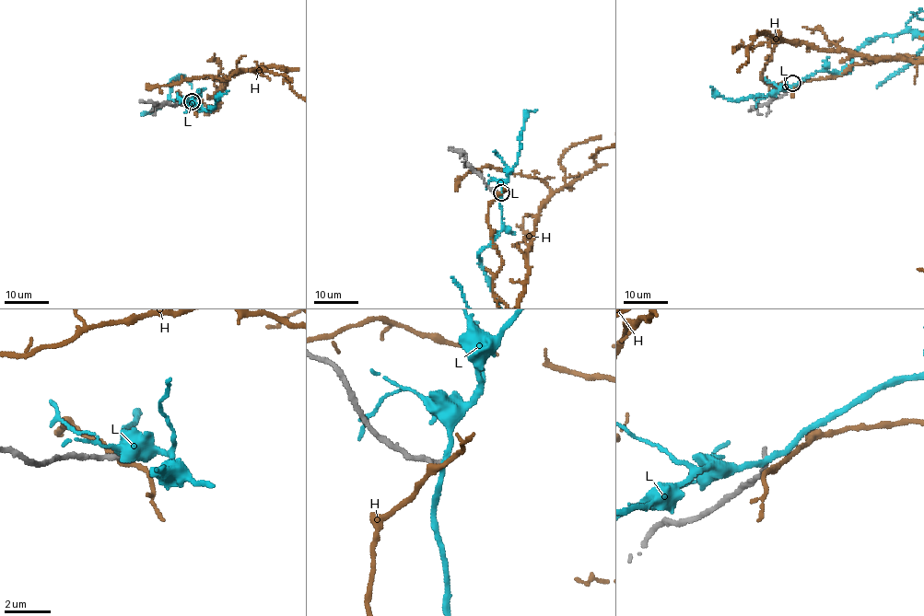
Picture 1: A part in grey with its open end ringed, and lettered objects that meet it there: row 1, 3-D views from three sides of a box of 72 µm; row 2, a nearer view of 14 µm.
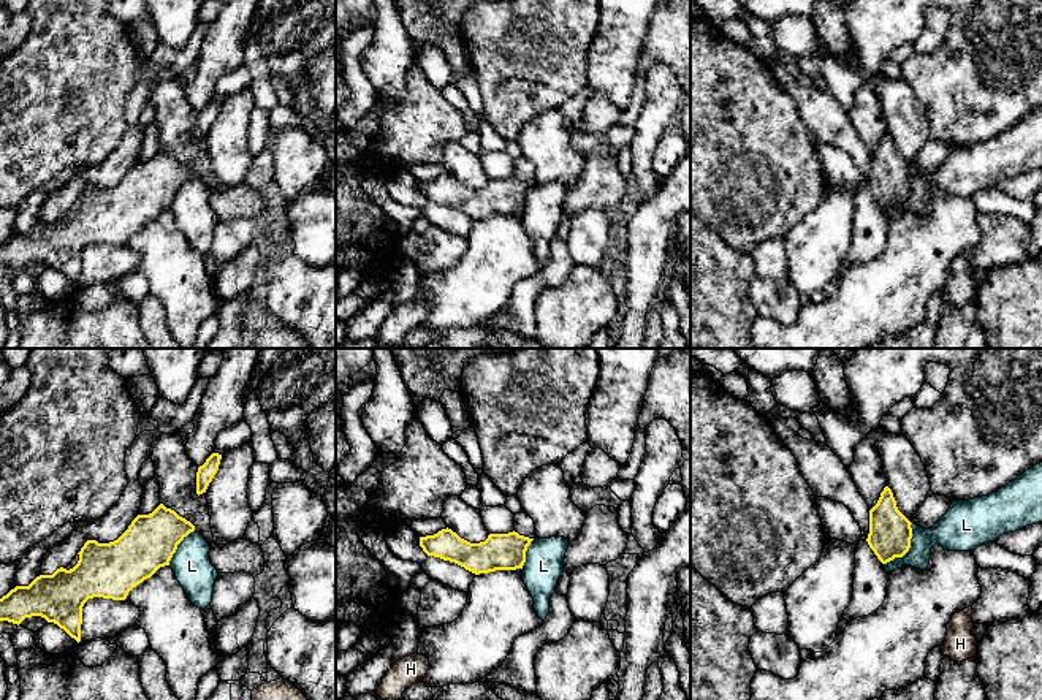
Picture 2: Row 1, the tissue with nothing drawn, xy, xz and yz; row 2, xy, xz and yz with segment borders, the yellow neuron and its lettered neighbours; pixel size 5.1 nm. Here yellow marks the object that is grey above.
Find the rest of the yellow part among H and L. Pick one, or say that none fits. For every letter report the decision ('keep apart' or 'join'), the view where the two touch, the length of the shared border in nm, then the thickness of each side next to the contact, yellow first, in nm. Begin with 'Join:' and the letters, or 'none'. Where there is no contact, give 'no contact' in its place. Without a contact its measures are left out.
Join: none
H: keep apart; no contact
L: keep apart; meets yellow in yz; contact 260 nm long; 220 nm thick on the yellow side, 200 nm on the other

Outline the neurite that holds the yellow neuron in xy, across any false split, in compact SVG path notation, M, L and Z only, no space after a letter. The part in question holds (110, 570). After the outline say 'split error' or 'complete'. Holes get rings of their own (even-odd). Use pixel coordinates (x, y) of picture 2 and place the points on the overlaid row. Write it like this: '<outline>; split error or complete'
M160 504L149 515L138 515L128 529L114 542L87 540L78 564L52 575L40 575L29 586L16 586L0 599L0 621L21 624L25 618L41 616L57 624L78 643L81 641L82 607L89 599L125 600L128 592L150 578L160 567L169 565L177 545L195 531L195 526L174 510Z; complete

